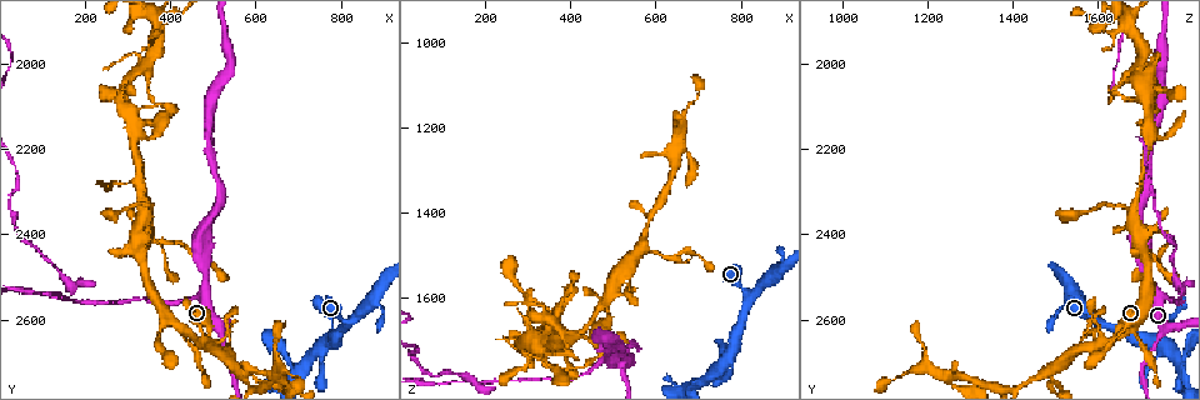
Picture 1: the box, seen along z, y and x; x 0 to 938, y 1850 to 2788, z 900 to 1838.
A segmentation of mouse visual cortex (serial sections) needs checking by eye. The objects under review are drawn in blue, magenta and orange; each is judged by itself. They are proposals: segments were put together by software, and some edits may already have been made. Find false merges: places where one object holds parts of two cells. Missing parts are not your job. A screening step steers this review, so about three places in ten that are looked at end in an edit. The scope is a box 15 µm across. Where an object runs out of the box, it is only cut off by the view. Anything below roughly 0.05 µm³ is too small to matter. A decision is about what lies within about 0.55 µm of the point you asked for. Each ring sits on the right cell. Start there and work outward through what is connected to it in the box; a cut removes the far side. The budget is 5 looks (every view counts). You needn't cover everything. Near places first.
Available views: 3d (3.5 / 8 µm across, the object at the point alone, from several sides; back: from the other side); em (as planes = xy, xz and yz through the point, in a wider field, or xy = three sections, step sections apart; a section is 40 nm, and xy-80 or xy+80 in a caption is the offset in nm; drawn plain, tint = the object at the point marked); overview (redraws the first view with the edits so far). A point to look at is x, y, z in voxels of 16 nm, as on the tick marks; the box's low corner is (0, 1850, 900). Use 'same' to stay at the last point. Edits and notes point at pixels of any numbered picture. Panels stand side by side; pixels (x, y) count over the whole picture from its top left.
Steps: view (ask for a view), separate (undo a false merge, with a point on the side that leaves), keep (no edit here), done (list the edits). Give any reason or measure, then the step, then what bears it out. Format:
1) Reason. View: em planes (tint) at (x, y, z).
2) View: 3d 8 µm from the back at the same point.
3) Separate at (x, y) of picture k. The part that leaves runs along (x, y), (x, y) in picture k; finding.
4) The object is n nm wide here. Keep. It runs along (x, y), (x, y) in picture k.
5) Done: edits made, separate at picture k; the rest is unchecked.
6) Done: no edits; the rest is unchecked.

Looks like a crossing. View: 3d 3.5 µm at (480, 2650, 1615).

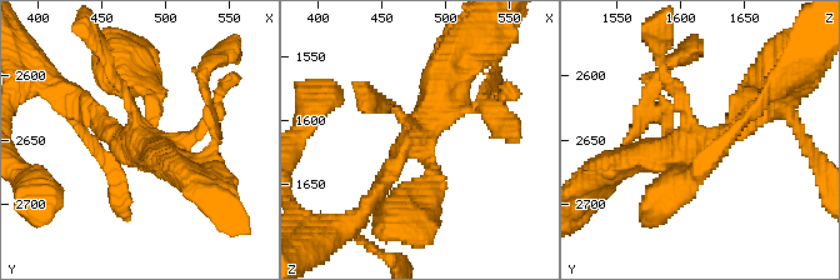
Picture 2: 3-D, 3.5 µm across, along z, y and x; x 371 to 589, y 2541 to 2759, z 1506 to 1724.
Need the tissue. View: em planes (tint) at (478, 2652, 1620).

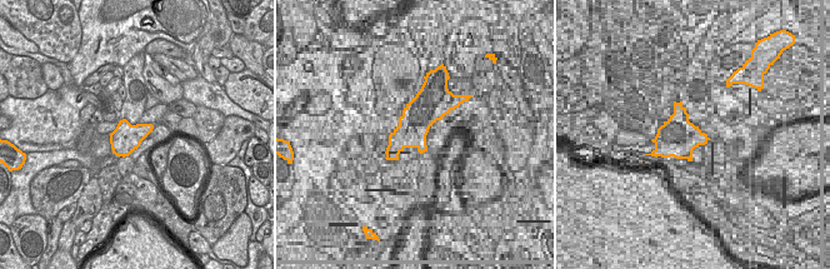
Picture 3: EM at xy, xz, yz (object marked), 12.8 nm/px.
4 arms meet here. Keep. It runs along (149, 85), (145, 143), (88, 108) in picture 2; continuous, no second cell.

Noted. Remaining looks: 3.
Abrupt turn. View: 3d 3.5 µm at (450, 2560, 1775).

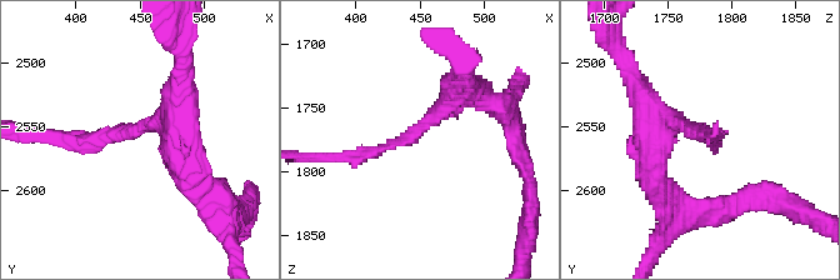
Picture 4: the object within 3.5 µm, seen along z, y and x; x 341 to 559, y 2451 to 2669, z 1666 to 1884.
The arms are 150, 400 nm wide. View: em xy step 3 (tint) at (444, 2554, 1770).

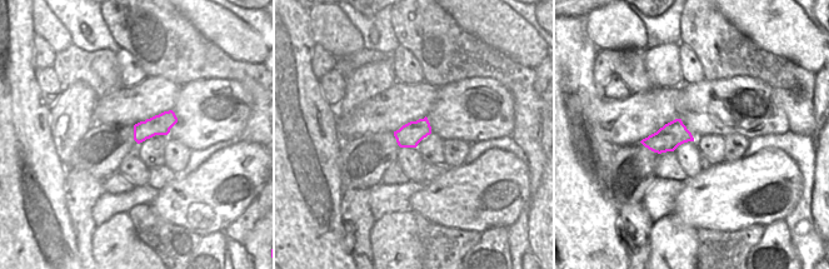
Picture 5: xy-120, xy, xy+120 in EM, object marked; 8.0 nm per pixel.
View: em planes (tint) at the same point.

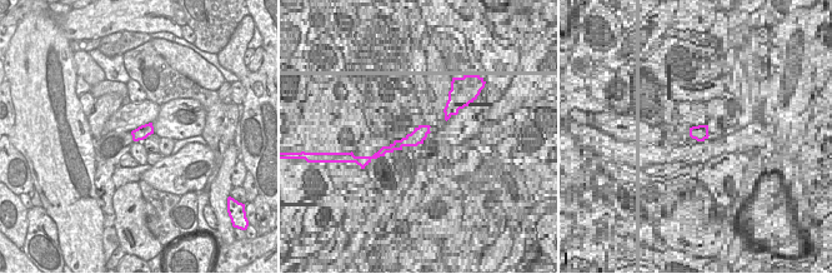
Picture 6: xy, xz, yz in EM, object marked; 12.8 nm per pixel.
Keep. All the same cell.

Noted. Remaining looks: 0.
Done: no edits; the rest is unchecked.

